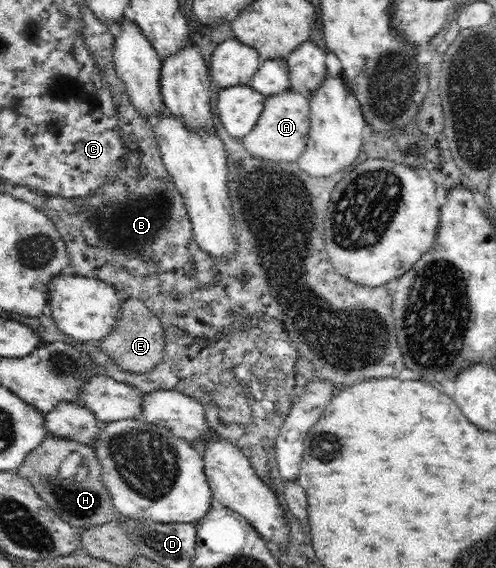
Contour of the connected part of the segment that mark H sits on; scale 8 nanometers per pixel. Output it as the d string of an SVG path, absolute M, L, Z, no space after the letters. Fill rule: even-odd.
M47 432L45 439L33 451L30 451L22 464L18 466L17 474L27 478L41 499L75 529L81 530L106 524L116 518L117 512L112 497L102 480L102 466L92 445L72 439L57 439L51 432ZM74 452L78 452L82 456L83 465L88 467L86 478L58 477L62 464Z

